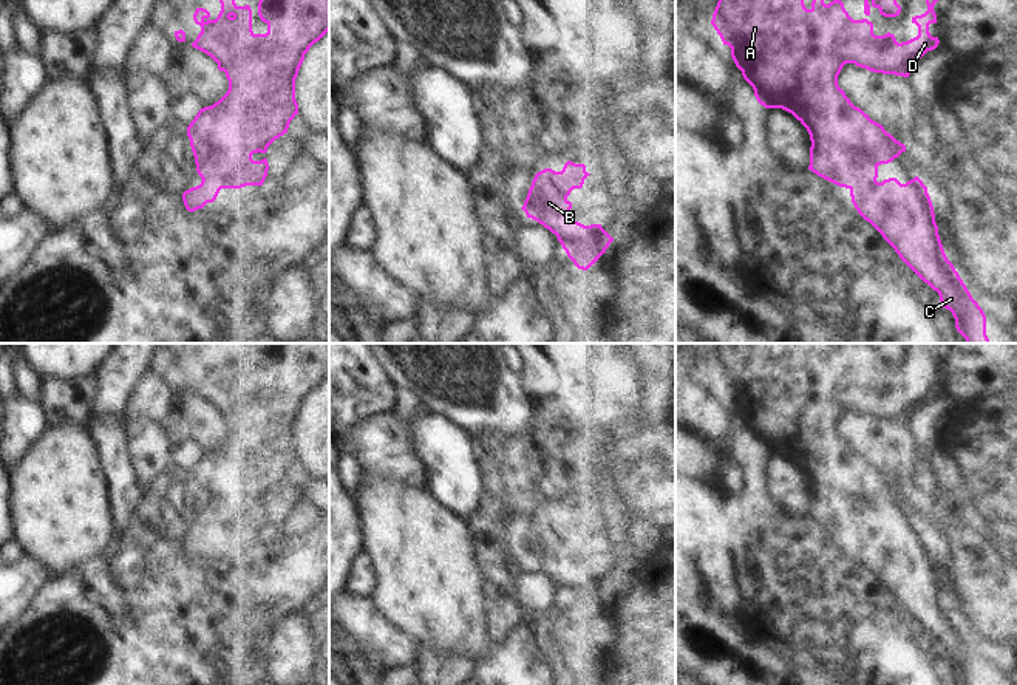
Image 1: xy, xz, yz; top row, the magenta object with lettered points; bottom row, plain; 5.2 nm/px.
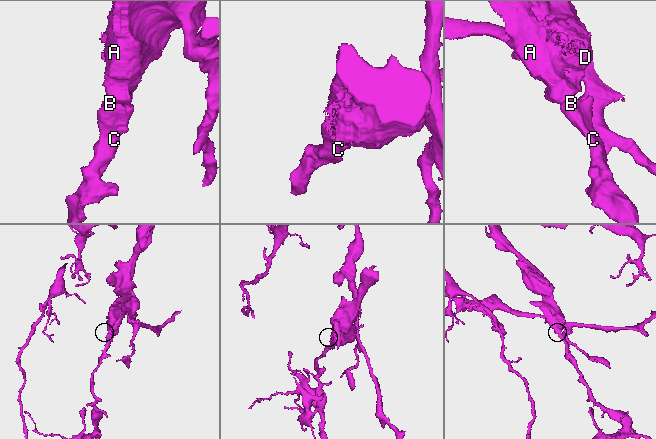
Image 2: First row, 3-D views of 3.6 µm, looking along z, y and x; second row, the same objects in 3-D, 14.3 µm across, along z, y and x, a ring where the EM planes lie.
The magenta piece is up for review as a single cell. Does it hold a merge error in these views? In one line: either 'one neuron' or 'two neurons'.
one neuron

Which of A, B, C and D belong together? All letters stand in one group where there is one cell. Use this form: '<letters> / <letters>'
A B C D

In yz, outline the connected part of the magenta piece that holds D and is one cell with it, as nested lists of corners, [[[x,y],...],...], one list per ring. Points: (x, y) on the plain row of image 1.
[[[720,343],[711,371],[723,391],[731,394],[731,404],[753,433],[757,448],[791,459],[807,475],[811,487],[808,516],[850,537],[858,560],[938,639],[941,653],[952,659],[955,674],[964,685],[988,685],[983,656],[944,600],[927,533],[918,523],[906,530],[896,524],[876,527],[878,513],[898,504],[906,492],[855,453],[838,431],[845,410],[909,424],[913,411],[940,390],[929,379],[929,371],[937,370],[934,353],[938,346],[926,343],[927,357],[912,363],[918,382],[901,390],[890,379],[875,382],[873,370],[867,365],[853,366],[841,345],[825,351],[824,343],[813,343],[807,356],[804,343]]]

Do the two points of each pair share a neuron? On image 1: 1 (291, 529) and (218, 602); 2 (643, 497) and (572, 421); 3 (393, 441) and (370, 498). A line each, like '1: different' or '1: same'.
1: different
2: same
3: different

